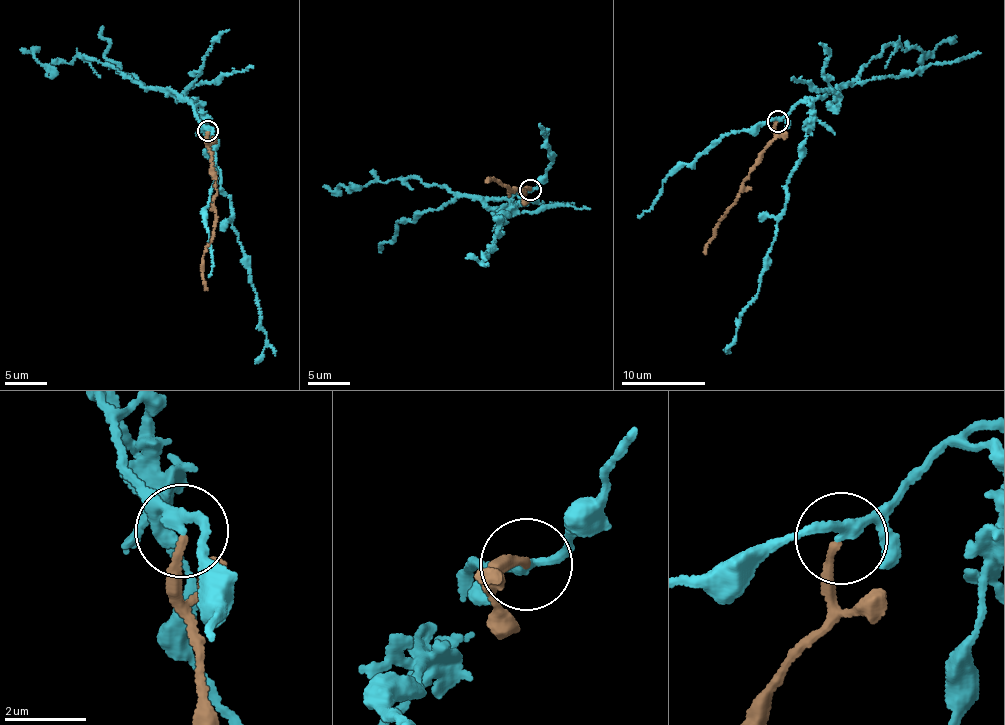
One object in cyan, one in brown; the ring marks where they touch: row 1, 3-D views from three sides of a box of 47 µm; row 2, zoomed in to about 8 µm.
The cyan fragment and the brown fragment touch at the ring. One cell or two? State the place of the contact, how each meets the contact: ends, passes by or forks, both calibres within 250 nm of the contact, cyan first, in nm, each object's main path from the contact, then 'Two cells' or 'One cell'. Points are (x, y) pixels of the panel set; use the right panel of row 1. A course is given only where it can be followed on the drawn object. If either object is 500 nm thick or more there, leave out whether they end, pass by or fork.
Place: (777, 121). At the ring cyan passes by. At the ring brown ends. Thickness 240 nm (cyan) against 160 nm. Course of cyan: (777, 120), (800, 102), (813, 108), (758, 293), (740, 312), (736, 340), (725, 352). Course of brown: (777, 122), (774, 138), (718, 225), (705, 254). Two cells

